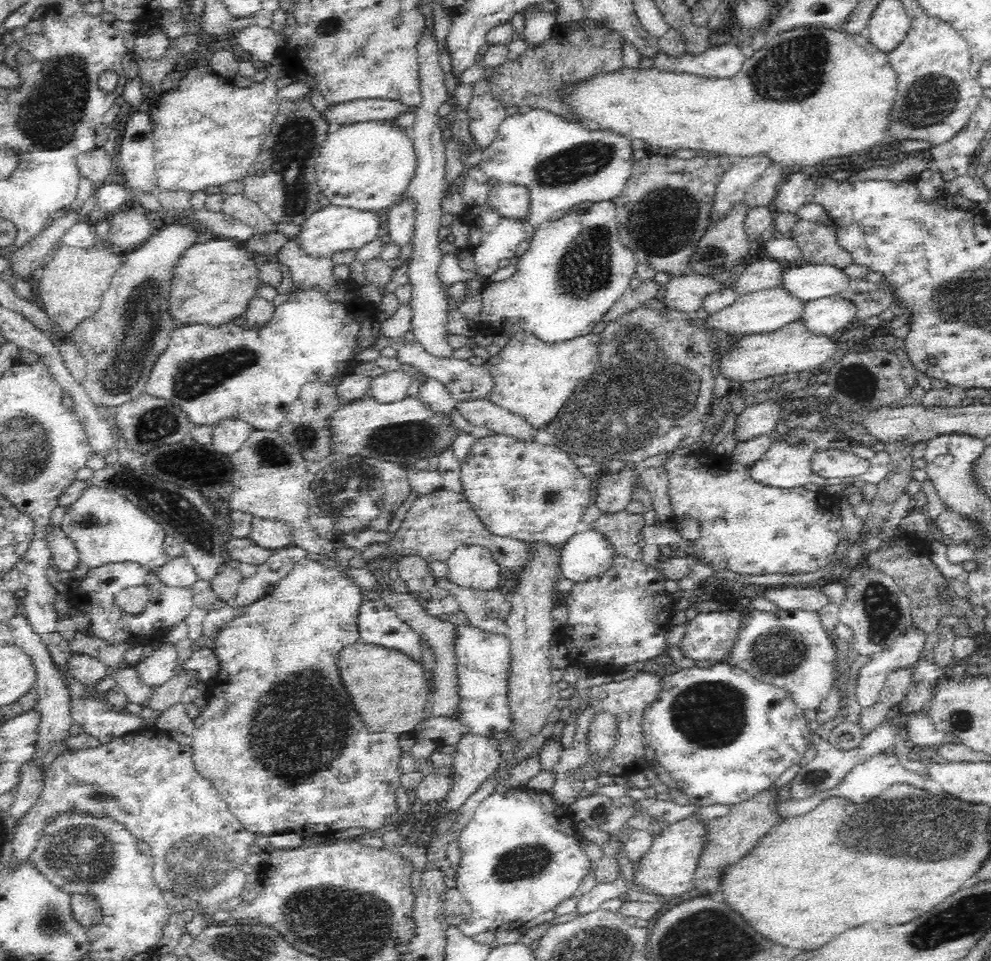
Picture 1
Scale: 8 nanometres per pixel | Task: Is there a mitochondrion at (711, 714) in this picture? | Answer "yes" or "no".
yes

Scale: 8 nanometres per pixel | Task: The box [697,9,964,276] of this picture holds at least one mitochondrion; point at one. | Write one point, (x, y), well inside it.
(792, 69)

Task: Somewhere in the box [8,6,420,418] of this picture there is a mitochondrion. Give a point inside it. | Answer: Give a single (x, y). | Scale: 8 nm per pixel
(50, 116)

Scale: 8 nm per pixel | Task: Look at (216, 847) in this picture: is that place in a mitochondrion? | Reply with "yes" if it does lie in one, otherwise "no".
yes

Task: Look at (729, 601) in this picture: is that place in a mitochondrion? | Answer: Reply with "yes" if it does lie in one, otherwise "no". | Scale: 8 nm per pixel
no

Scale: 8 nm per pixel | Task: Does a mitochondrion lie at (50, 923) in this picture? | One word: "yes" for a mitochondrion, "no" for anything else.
yes

